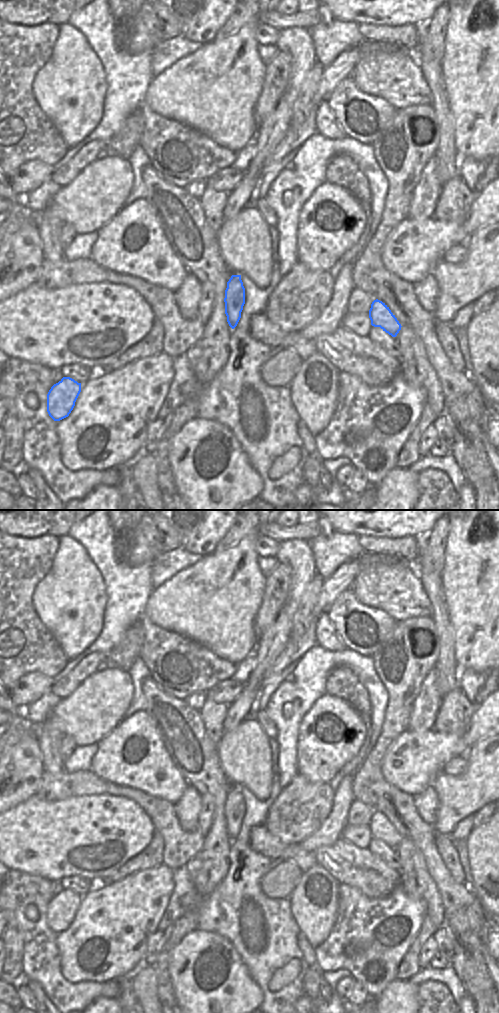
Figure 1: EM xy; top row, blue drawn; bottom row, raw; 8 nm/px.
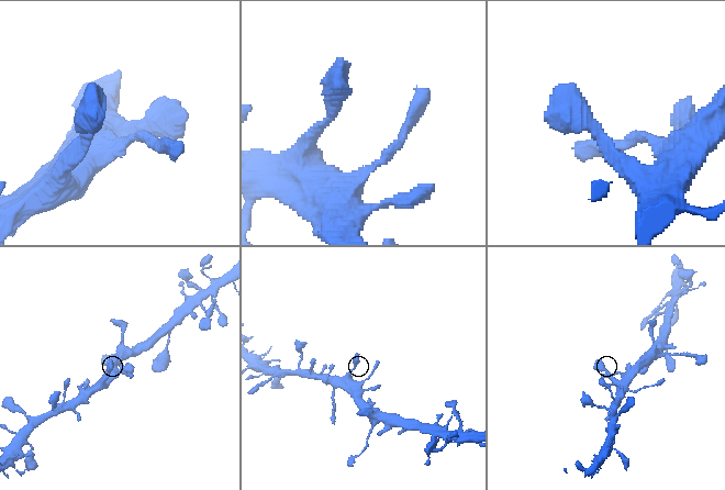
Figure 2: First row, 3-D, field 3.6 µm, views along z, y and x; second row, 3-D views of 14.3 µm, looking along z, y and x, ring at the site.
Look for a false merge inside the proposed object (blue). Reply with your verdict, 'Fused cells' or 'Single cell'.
Single cell.

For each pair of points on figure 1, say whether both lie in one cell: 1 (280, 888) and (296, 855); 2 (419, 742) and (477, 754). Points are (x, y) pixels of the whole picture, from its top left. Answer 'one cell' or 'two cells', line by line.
1: two cells
2: two cells

